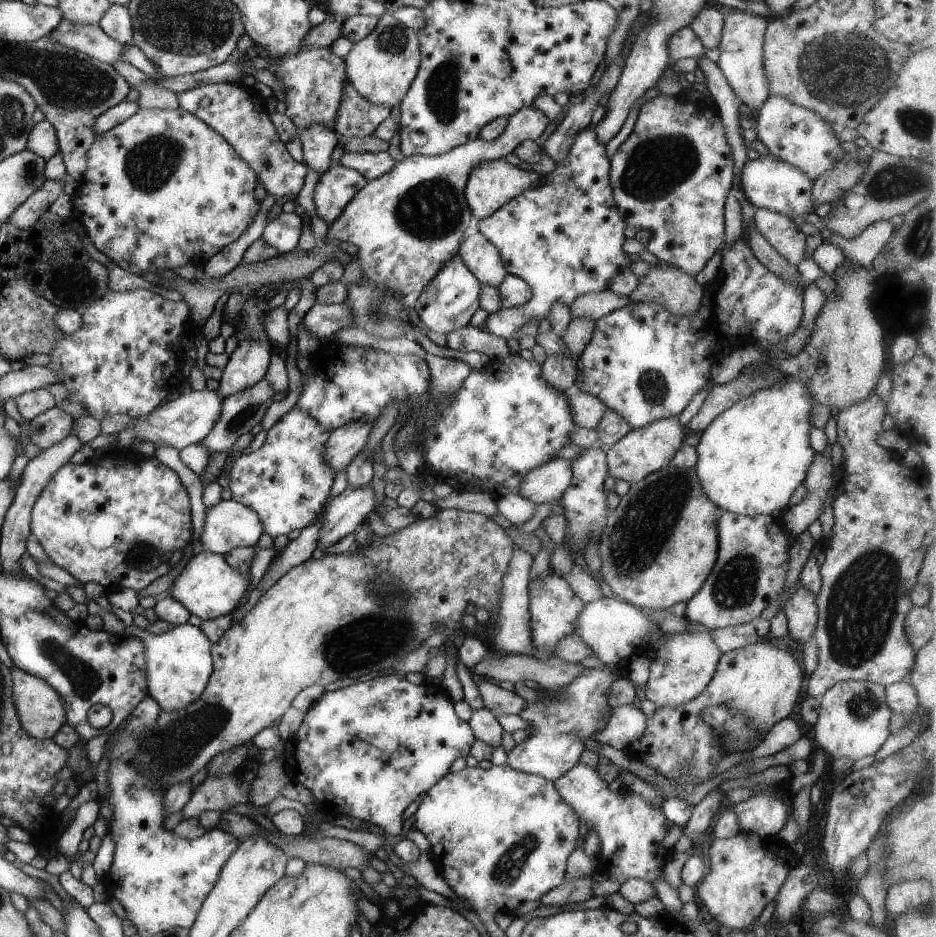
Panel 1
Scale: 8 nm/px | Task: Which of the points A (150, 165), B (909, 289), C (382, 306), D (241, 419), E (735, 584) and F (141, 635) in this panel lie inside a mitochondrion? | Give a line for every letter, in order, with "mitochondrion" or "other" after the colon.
A: mitochondrion
B: mitochondrion
C: mitochondrion
D: mitochondrion
E: mitochondrion
F: other

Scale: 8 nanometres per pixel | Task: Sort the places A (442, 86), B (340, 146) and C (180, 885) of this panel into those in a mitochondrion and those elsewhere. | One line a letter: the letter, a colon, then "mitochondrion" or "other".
A: mitochondrion
B: other
C: other

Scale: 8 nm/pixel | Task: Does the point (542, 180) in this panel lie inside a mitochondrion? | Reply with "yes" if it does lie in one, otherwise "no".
no

